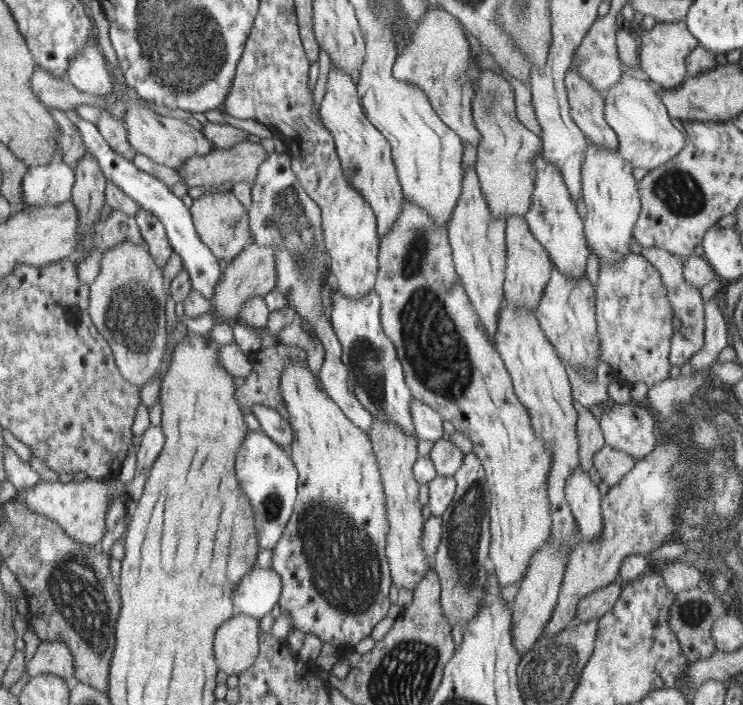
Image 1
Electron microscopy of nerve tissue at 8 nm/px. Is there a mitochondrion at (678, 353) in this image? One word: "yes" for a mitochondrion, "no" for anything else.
no

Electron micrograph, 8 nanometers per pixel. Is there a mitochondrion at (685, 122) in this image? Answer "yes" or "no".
no

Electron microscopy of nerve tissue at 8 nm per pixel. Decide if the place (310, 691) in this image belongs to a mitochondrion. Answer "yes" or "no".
no

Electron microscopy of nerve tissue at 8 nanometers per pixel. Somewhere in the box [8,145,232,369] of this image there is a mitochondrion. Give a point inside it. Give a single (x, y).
(131, 313)

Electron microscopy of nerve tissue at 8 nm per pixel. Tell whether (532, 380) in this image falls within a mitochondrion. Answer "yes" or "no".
no

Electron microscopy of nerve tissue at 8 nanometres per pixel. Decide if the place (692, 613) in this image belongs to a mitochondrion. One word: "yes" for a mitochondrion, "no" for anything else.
yes

